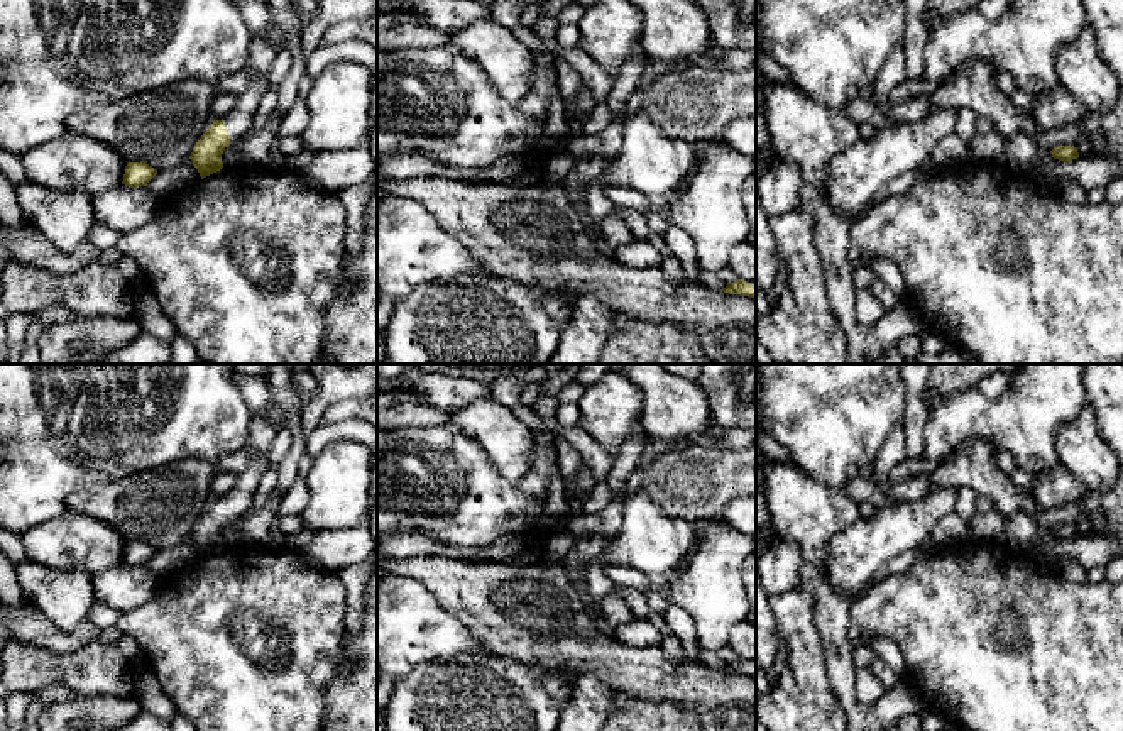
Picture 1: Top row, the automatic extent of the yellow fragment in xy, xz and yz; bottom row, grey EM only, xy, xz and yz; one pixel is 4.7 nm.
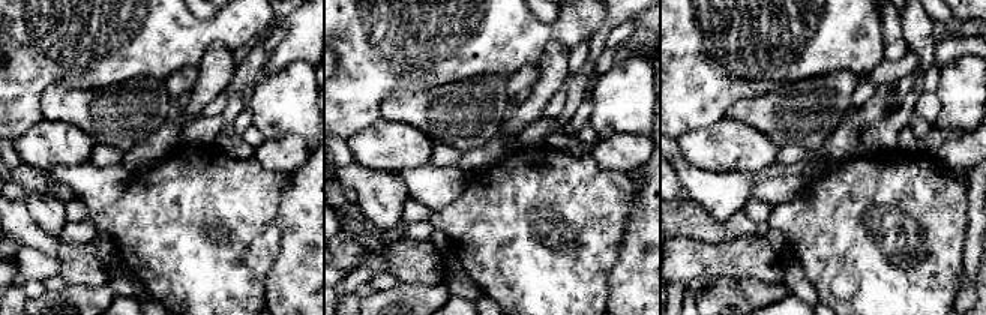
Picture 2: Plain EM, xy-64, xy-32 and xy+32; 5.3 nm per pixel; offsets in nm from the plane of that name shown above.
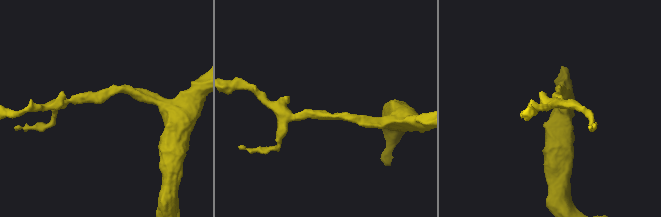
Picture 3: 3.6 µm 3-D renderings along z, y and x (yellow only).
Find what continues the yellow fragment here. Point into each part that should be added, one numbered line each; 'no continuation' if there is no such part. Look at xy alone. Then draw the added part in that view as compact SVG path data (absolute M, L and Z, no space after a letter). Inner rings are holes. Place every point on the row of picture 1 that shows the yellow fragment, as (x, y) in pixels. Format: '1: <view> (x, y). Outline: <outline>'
1: xy (254, 12). Outline: M233 0L233 3L252 32L245 66L245 71L252 74L252 81L244 93L237 95L233 108L223 118L230 142L240 140L252 130L252 118L271 86L267 73L277 52L277 49L264 39L269 22L269 5L264 0Z

